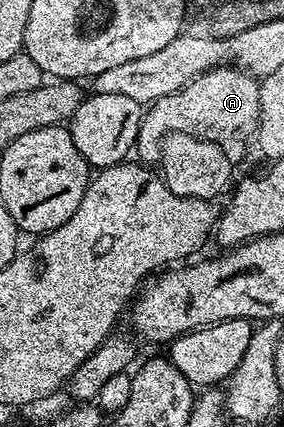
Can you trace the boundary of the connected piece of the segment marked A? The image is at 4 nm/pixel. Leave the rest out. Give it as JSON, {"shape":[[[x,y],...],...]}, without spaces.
{"shape":[[[225,66],[223,68],[212,68],[208,72],[203,72],[198,78],[194,78],[186,86],[174,90],[174,94],[166,94],[160,100],[156,100],[146,111],[145,116],[140,121],[139,136],[136,139],[135,151],[143,163],[154,164],[159,154],[159,136],[170,128],[195,129],[195,132],[217,133],[220,136],[229,135],[232,138],[238,136],[240,132],[255,131],[260,119],[260,80],[257,77],[248,75],[247,72],[235,67]]]}

